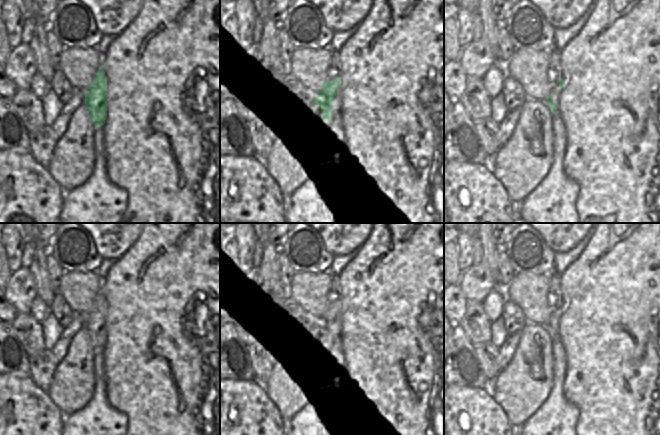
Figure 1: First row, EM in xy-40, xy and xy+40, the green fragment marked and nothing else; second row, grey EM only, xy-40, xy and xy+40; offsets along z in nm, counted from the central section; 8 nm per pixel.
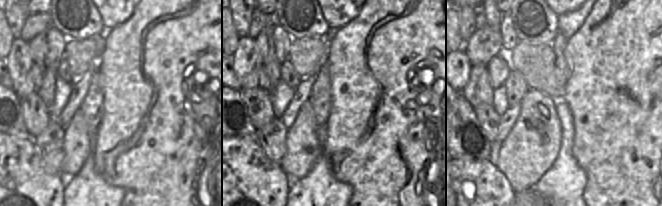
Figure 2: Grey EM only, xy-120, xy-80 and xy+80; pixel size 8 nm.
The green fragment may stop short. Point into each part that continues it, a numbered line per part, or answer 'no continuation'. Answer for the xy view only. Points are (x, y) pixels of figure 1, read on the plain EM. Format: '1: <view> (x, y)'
1: xy (333, 293).

